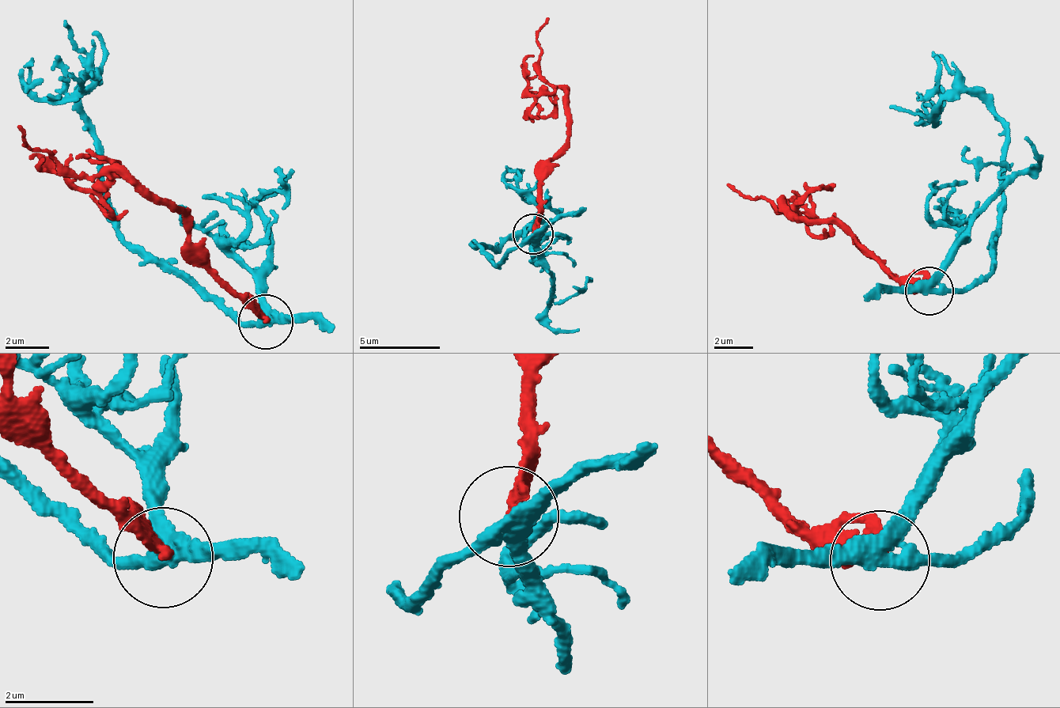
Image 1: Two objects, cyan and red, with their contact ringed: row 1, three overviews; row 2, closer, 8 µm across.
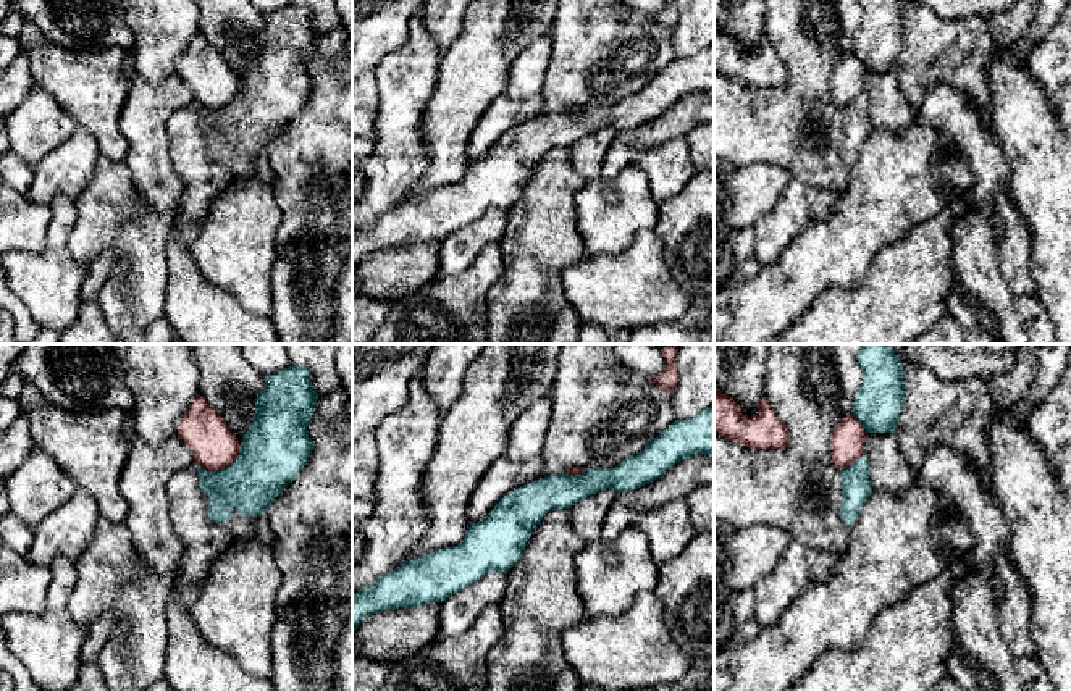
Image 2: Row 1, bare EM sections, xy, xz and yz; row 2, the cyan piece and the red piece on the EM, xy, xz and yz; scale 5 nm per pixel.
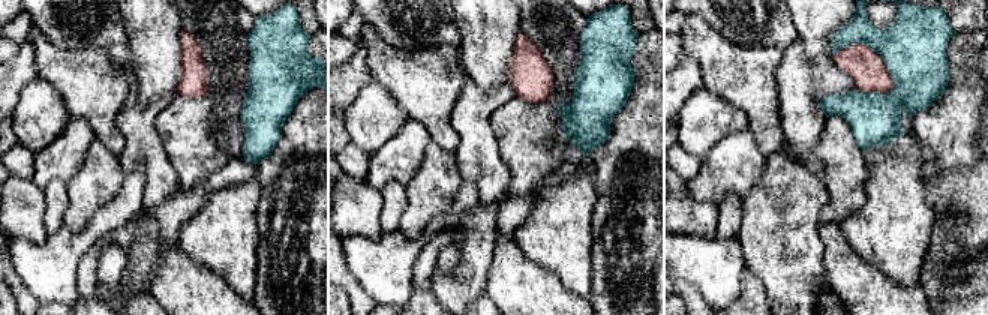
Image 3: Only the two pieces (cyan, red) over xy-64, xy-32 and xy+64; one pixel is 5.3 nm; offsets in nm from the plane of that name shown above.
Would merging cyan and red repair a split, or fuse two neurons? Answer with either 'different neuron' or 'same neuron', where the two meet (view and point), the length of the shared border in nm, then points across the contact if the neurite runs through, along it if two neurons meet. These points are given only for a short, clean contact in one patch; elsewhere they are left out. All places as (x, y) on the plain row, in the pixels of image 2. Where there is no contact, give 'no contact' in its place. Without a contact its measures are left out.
different neuron; meets cyan in xy at (222, 107); contact 260 nm long; border along xy (241, 84), (236, 96), (217, 108), (204, 108), (194, 104)

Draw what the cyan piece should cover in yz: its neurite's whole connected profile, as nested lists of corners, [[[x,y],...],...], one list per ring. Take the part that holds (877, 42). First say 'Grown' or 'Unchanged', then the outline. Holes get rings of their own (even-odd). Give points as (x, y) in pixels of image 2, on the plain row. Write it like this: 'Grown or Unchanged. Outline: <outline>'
Unchanged. Outline: [[[858,0],[863,10],[851,52],[867,71],[893,71],[905,39],[901,0]]]

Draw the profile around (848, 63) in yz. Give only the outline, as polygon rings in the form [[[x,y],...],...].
[[[850,52],[842,57],[835,66],[830,77],[832,84],[832,102],[840,110],[851,102],[855,102],[861,94],[866,94],[869,98],[869,121],[872,129],[887,131],[887,132],[901,132],[913,123],[913,111],[906,97],[898,84],[898,79],[893,71],[867,71],[858,57]]]

